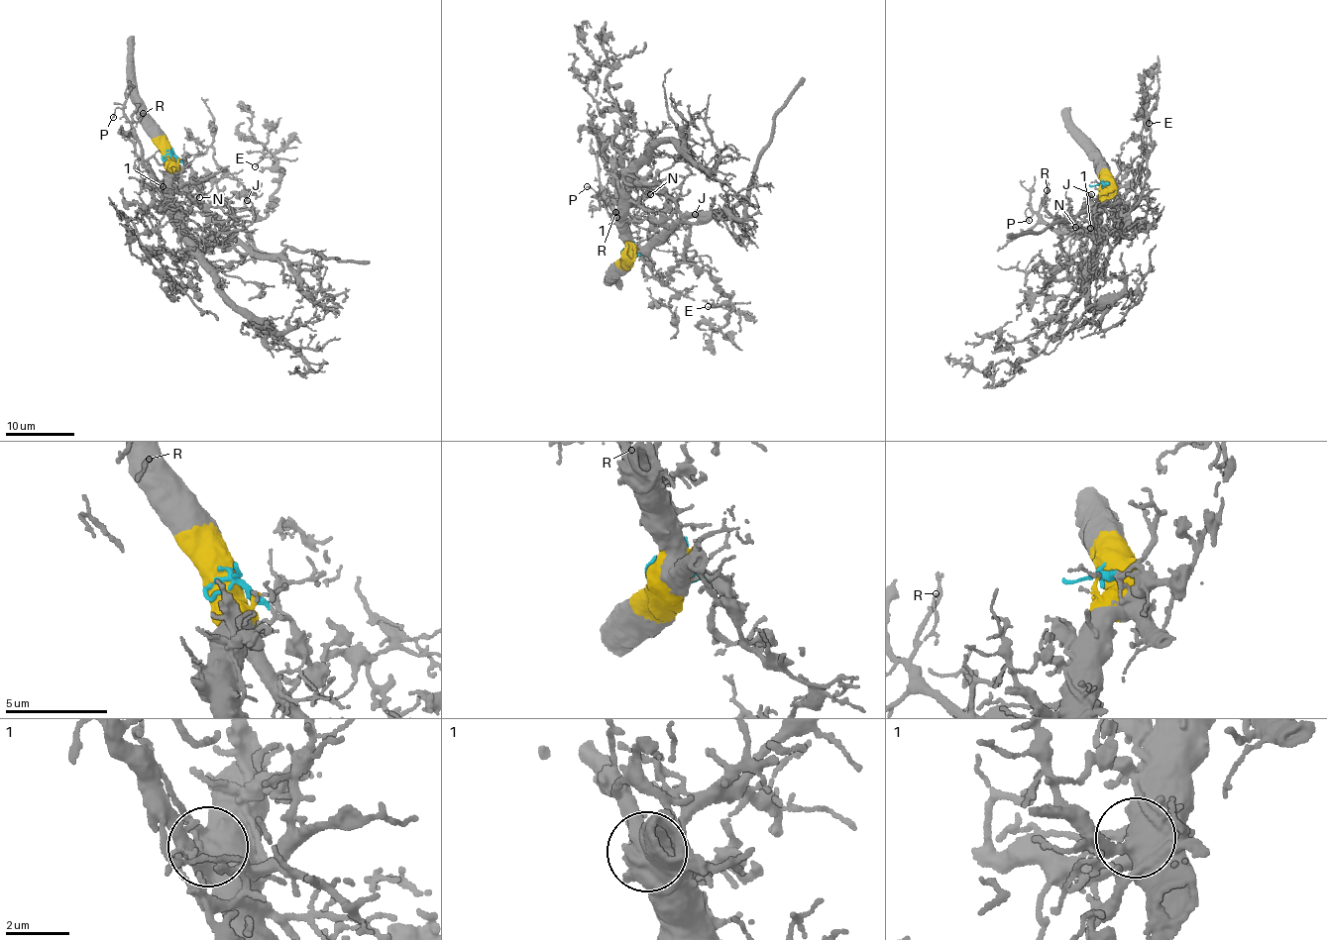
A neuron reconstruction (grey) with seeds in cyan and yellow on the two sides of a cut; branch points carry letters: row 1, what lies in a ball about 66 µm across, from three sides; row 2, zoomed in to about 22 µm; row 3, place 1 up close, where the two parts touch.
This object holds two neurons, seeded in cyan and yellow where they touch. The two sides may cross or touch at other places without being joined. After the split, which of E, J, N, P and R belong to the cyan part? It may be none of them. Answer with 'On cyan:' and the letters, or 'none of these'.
On cyan: E

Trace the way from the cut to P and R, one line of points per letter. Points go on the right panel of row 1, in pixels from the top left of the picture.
P: (1105, 185), (1103, 210), (1085, 234), (1059, 232), (1030, 208), (1025, 211), (1029, 221)
R: (1105, 185), (1103, 210), (1091, 222), (1088, 232), (1075, 235), (1059, 232), (1038, 213), (1047, 198), (1046, 189)

